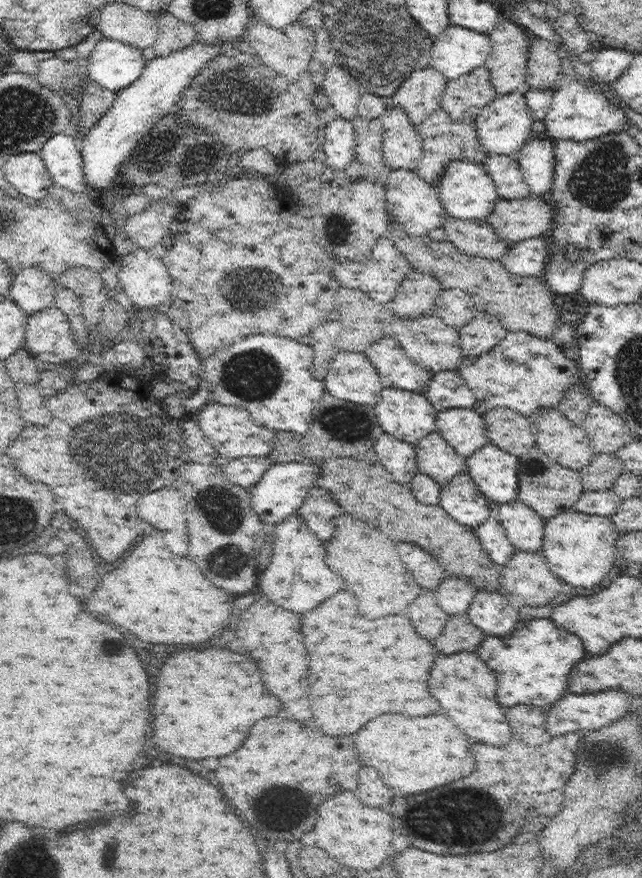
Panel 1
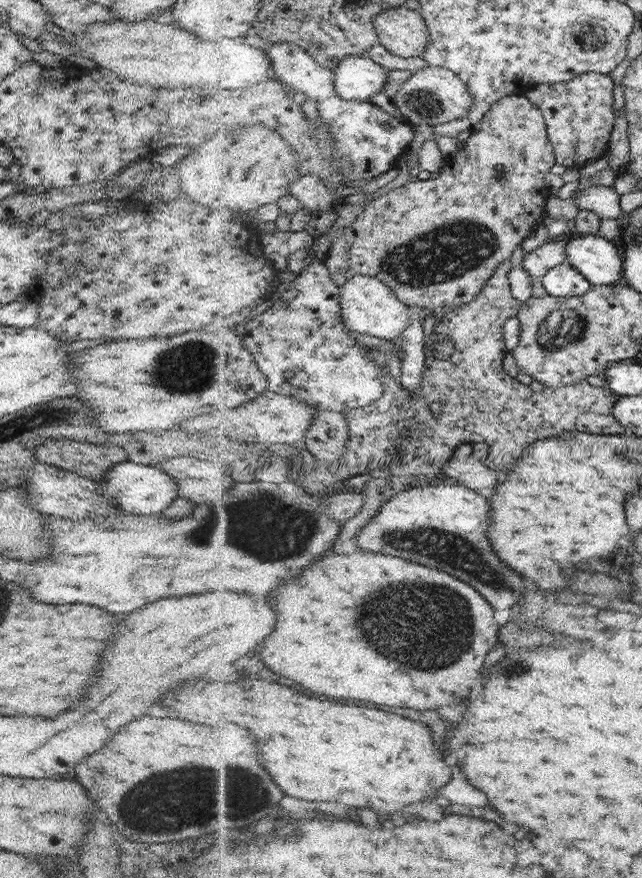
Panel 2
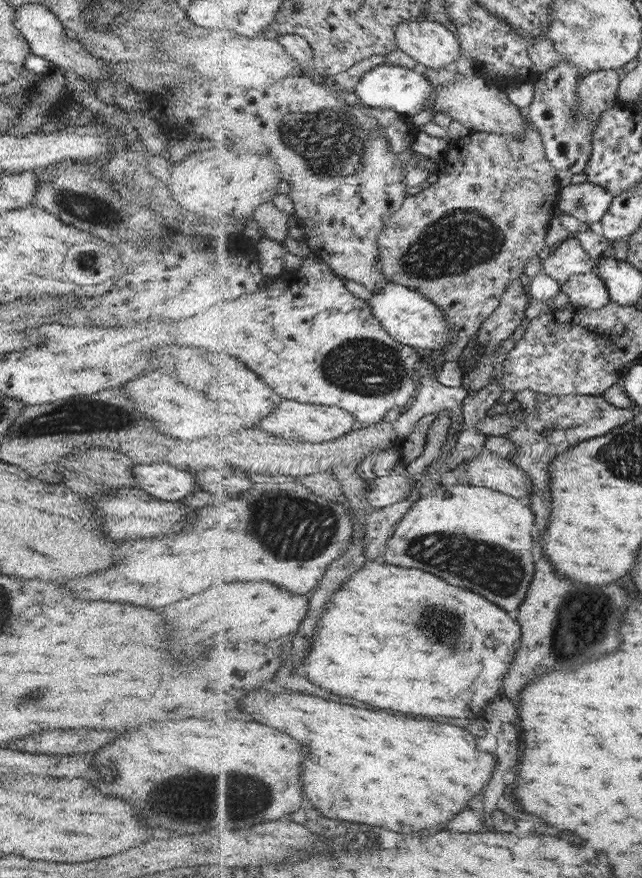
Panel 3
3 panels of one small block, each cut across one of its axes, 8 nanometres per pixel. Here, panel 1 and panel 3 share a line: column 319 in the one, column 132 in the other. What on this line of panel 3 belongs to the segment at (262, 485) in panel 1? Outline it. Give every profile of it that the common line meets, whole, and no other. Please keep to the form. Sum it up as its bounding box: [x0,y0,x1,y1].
[131,464,200,501]

